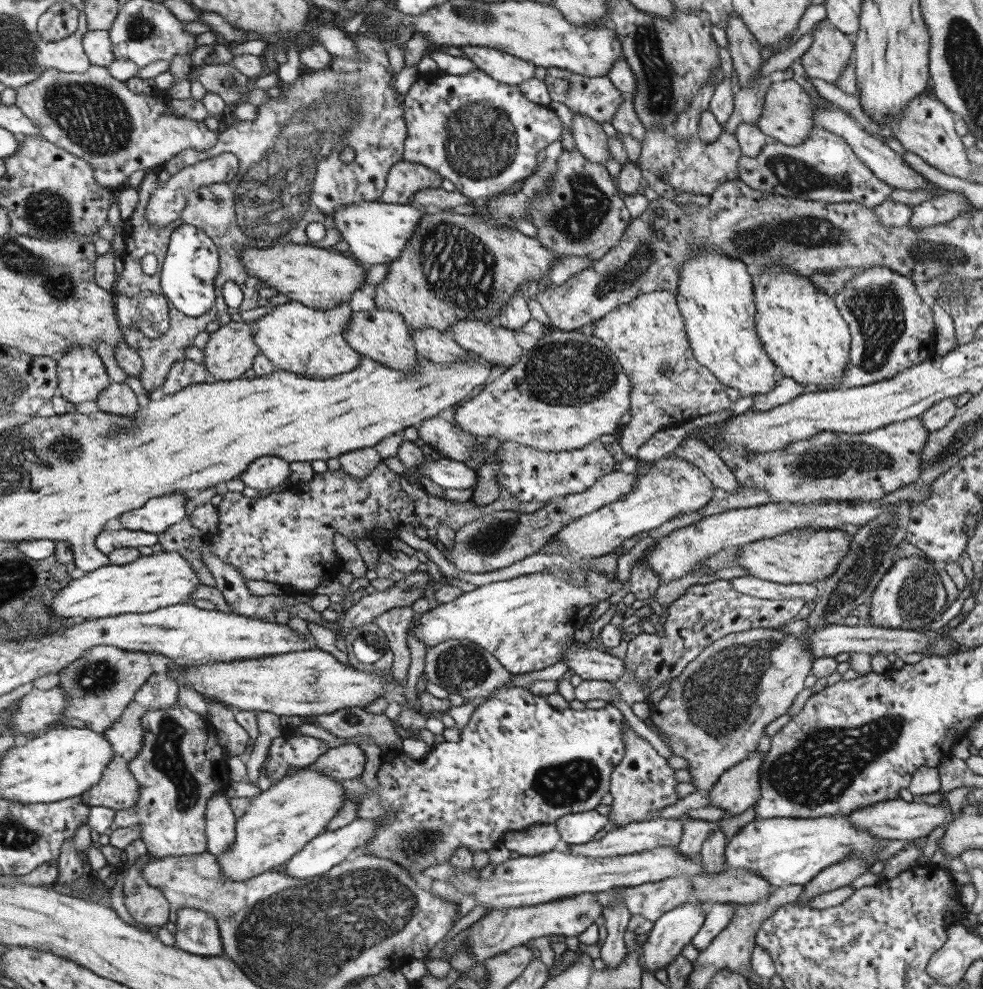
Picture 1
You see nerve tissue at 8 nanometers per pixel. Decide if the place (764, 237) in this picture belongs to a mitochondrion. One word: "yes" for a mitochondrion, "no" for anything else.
yes

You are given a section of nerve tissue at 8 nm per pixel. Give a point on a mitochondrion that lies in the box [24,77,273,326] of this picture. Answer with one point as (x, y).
(91, 116)

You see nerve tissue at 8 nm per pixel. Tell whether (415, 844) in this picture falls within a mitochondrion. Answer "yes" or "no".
yes

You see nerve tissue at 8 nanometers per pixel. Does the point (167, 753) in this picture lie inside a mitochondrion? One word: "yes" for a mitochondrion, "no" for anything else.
yes

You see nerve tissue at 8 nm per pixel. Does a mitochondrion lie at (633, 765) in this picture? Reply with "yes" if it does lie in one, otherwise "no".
no

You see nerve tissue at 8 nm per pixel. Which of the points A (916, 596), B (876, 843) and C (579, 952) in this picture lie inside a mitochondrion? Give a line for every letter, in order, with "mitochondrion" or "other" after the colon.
A: mitochondrion
B: other
C: other

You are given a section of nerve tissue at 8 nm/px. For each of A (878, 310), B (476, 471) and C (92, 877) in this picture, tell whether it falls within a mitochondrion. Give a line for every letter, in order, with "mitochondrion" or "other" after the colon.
A: mitochondrion
B: other
C: other

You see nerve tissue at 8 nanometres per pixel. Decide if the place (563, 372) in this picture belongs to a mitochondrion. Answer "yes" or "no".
yes

